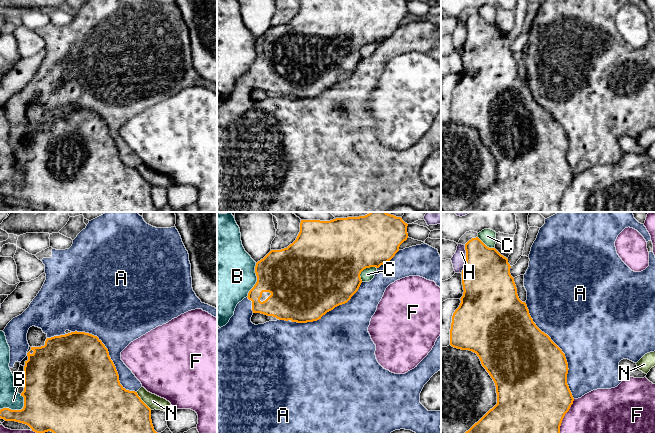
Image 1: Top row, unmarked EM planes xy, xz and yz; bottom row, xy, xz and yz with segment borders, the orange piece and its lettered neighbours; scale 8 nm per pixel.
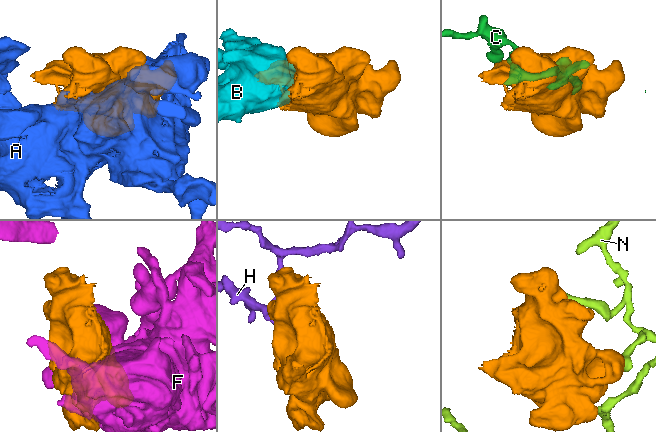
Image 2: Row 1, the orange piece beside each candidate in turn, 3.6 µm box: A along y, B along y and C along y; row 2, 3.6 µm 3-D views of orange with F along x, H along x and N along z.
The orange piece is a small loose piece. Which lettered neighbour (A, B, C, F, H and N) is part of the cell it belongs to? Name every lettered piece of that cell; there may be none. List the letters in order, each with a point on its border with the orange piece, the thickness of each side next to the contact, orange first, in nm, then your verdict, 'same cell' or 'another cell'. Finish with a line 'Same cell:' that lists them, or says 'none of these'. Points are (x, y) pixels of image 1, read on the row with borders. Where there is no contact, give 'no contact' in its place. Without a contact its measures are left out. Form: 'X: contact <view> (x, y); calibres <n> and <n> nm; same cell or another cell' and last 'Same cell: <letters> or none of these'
A: contact yz (561, 350); calibres 500 and 500 nm; same cell
B: contact xy (16, 410); calibres 380 and 160 nm; another cell
C: contact xz (364, 268); calibres 500 and 100 nm; another cell
F: contact yz (564, 415); calibres 500 and 340 nm; another cell
H: contact yz (466, 259); calibres 400 and 110 nm; another cell
N: contact xy (142, 401); calibres 380 and 120 nm; another cell
Same cell: A

